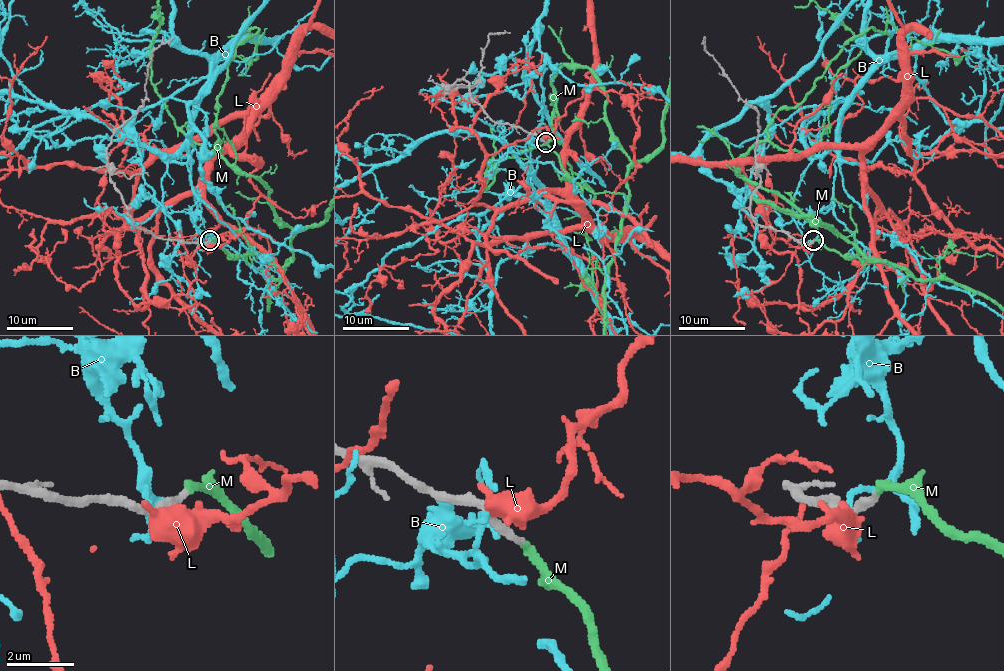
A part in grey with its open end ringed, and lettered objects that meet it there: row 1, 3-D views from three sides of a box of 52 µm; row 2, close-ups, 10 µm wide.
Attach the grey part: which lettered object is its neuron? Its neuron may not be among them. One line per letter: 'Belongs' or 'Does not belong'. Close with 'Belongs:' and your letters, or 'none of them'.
B: Does not belong
L: Does not belong
M: Belongs
Belongs: M

